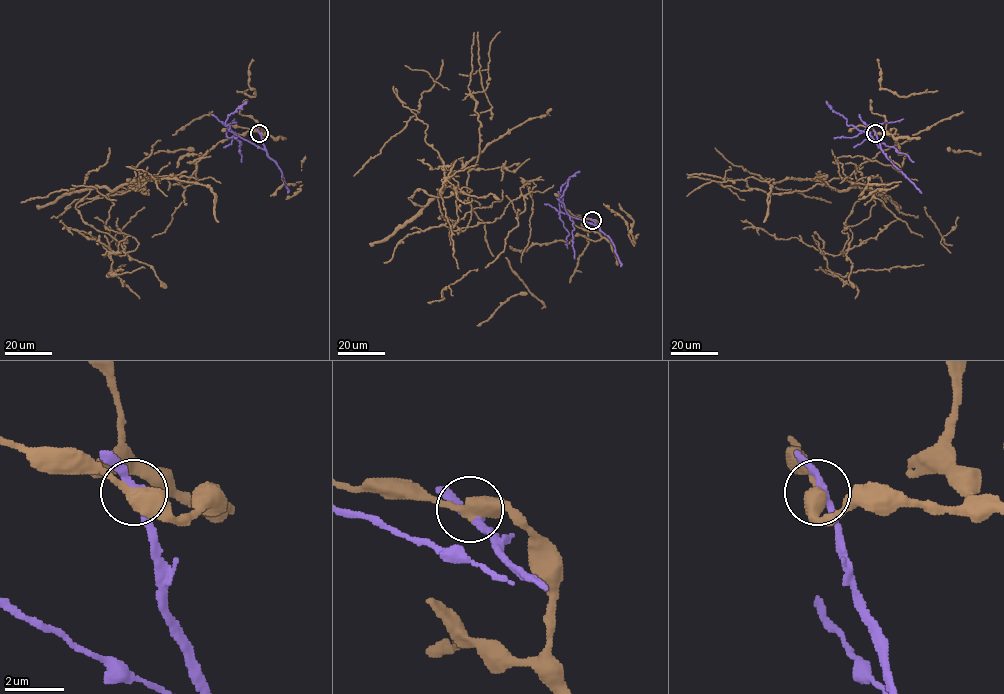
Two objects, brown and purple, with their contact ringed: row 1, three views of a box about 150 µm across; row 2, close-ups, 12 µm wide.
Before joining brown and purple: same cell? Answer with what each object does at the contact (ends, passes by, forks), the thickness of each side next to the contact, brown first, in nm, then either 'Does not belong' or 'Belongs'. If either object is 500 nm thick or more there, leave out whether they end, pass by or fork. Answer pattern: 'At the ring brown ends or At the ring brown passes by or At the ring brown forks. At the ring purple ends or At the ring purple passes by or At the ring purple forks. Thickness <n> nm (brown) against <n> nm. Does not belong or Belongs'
At the ring brown passes by. At the ring purple passes by. Thickness 440 nm (brown) against 300 nm. Does not belong

